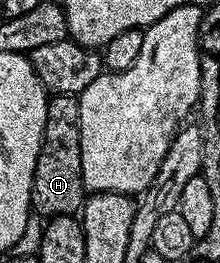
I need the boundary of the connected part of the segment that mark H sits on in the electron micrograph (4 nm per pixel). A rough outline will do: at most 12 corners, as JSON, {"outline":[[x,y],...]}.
{"outline":[[48,102],[32,208],[75,214],[85,200],[80,102]]}

